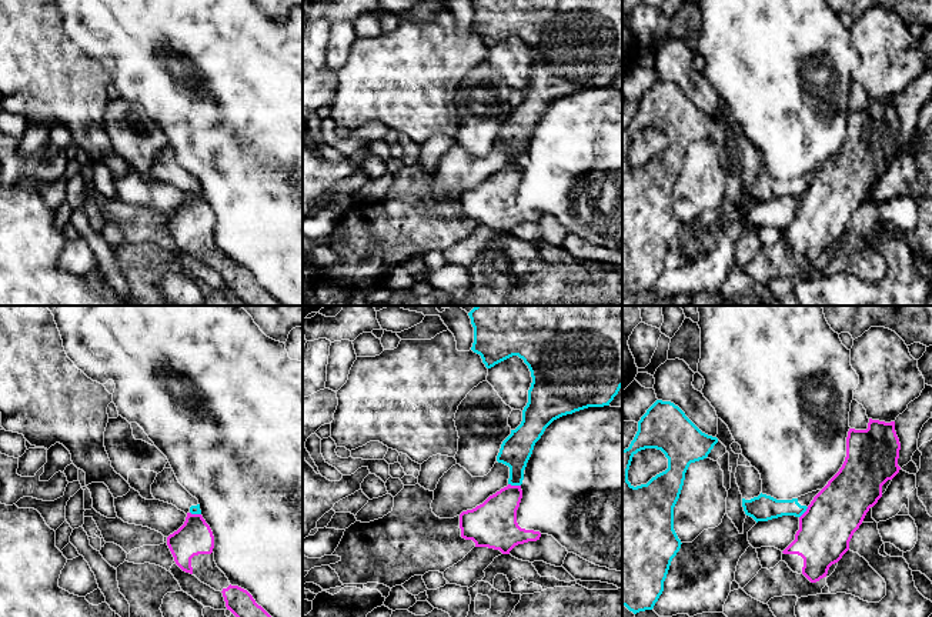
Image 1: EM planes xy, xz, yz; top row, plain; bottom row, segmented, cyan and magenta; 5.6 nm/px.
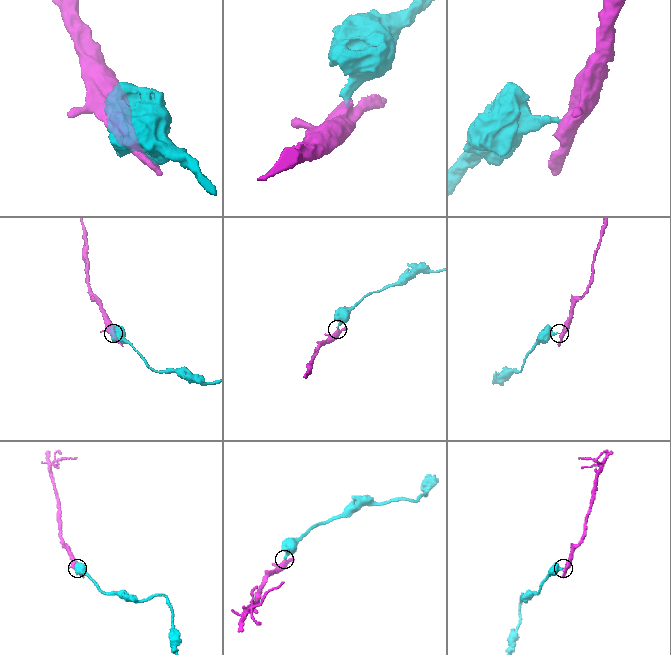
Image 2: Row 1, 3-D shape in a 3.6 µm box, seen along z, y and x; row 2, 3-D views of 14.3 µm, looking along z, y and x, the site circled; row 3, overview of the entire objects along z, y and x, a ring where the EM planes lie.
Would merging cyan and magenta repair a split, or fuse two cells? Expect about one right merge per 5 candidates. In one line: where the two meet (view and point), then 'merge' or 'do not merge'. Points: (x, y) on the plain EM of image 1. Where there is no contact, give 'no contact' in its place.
meets cyan in xz at (514, 164); do not merge

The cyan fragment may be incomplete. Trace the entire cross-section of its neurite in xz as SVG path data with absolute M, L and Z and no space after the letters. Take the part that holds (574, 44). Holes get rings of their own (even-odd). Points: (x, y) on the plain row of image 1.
M471 0L474 23L471 30L481 36L487 49L518 36L532 57L522 101L502 121L497 141L510 147L508 164L521 166L524 150L535 123L557 99L588 87L609 86L622 67L622 0Z

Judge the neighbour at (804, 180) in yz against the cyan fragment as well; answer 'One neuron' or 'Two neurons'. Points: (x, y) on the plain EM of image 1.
One neuron

